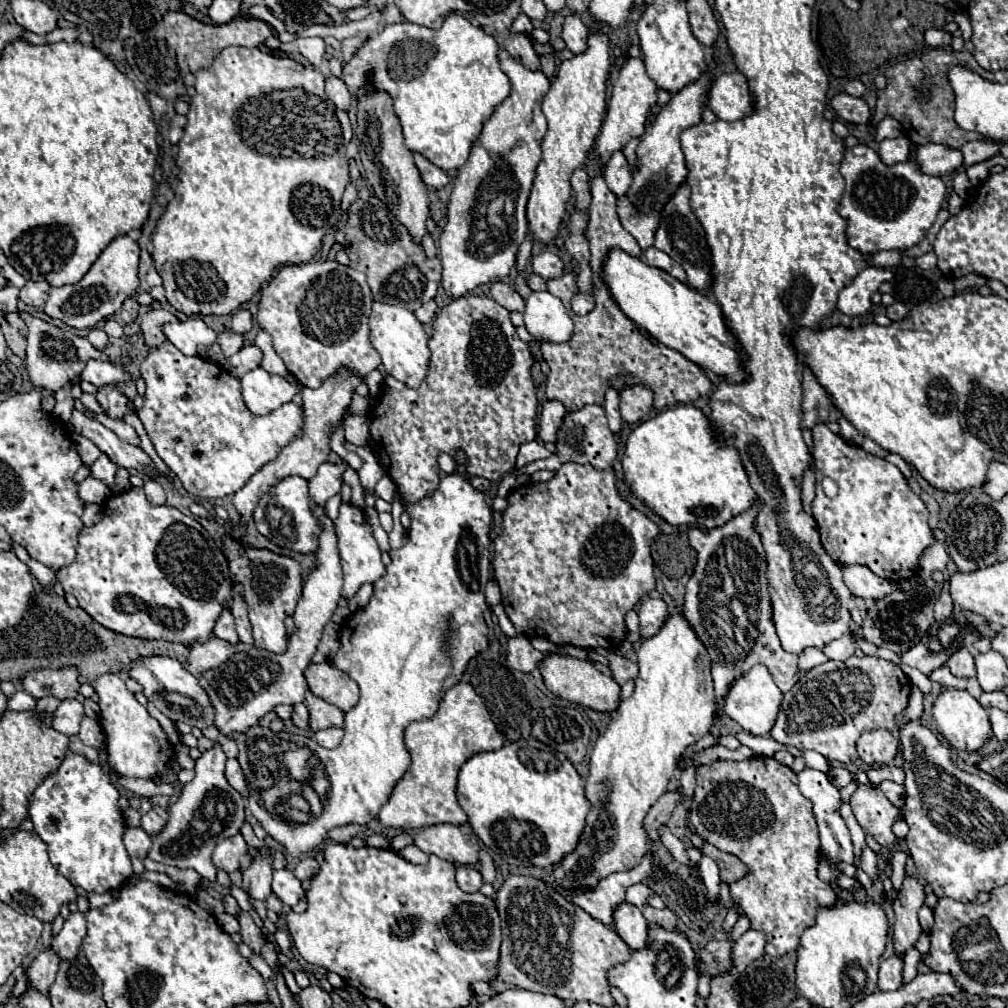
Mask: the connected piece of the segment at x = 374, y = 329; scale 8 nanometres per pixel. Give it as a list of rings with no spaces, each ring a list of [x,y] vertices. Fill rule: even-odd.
[[[374,302],[372,316],[370,316],[370,340],[372,340],[372,346],[382,356],[386,374],[394,376],[398,382],[406,384],[408,388],[420,386],[422,378],[426,378],[426,374],[428,374],[430,350],[426,344],[428,334],[424,332],[424,326],[416,320],[416,316],[412,312],[408,312],[402,306]]]

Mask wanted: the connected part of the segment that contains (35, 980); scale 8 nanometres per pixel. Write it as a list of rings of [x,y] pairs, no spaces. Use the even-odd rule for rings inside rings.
[[[46,948],[42,954],[38,954],[32,960],[32,964],[28,968],[28,978],[30,978],[30,984],[34,986],[34,990],[48,996],[48,988],[52,986],[52,982],[56,978],[58,964],[60,964],[60,960],[50,948]]]

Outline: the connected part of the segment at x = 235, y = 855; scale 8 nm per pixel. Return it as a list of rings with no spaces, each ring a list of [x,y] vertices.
[[[236,834],[234,838],[226,838],[216,846],[216,850],[212,854],[212,862],[216,868],[232,874],[232,872],[240,870],[240,858],[246,852],[248,852],[248,846],[246,846],[242,834]]]

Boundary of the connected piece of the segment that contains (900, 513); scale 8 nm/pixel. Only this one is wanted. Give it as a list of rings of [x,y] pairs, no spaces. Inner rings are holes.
[[[826,424],[812,428],[814,436],[814,460],[816,460],[816,498],[812,502],[812,512],[818,522],[818,532],[822,538],[824,550],[834,562],[844,564],[866,564],[874,574],[900,582],[918,574],[918,560],[922,552],[934,544],[934,532],[928,526],[928,508],[924,502],[910,490],[904,474],[884,458],[864,452],[854,442],[844,440],[842,436],[828,430]],[[822,478],[832,478],[838,484],[838,494],[828,498],[822,490]]]

